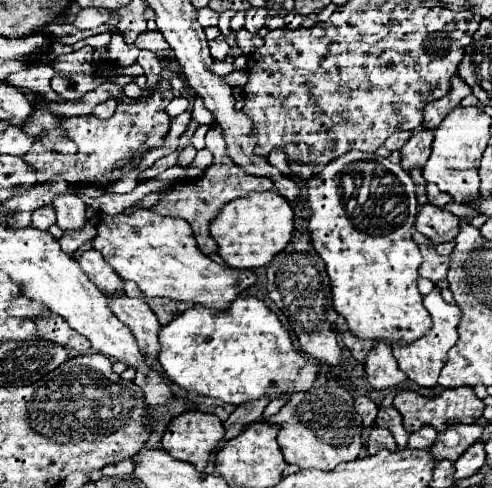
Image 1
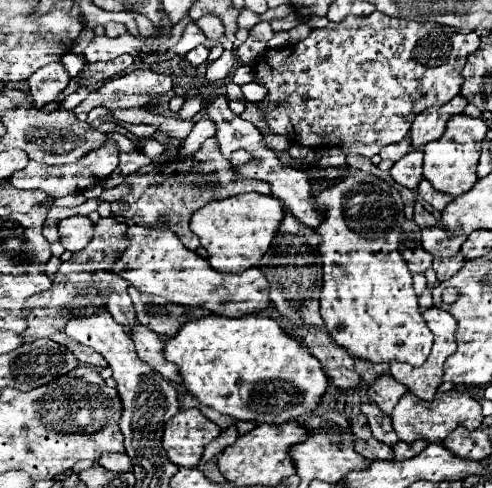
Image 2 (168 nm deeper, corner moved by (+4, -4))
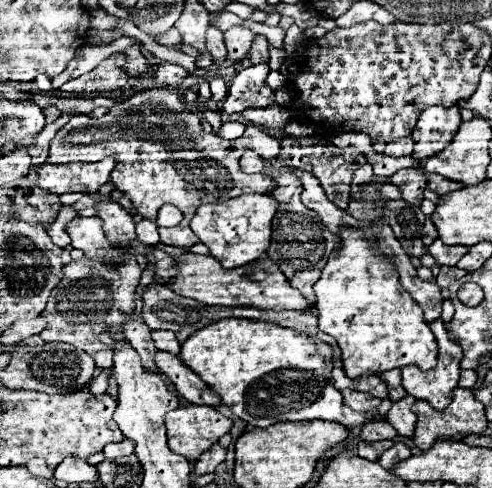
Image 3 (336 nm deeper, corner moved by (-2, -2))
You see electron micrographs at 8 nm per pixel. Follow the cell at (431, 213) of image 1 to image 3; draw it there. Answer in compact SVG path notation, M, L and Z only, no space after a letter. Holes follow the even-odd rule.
M435 239L431 245L429 245L429 253L435 257L437 265L457 265L457 261L467 253L469 249L463 247L463 245L443 245L439 239Z

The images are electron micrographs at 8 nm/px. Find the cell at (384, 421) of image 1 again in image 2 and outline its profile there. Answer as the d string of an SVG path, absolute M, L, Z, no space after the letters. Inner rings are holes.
M363 403L361 405L361 413L369 419L369 427L371 427L375 439L387 443L389 447L393 447L399 441L395 431L393 431L391 417L385 415L383 411L379 411L379 407L375 403Z

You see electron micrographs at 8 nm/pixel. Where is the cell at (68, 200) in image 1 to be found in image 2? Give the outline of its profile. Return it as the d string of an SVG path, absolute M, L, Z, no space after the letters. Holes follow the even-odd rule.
M73 215L73 217L67 217L59 223L59 243L75 253L75 251L81 251L87 247L87 243L91 241L93 237L93 223L89 217L83 217L83 215Z

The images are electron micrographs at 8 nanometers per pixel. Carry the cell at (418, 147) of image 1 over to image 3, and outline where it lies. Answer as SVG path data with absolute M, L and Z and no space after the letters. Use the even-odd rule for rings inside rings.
M401 169L389 177L389 183L401 189L401 195L411 205L421 205L423 189L427 185L427 175L417 169Z

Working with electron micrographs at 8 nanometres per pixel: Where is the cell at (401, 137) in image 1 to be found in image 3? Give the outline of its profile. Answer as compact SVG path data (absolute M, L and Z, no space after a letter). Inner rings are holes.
M403 137L403 139L395 139L395 141L389 141L385 145L385 155L391 155L391 157L401 157L401 155L409 155L413 149L413 143L409 137Z

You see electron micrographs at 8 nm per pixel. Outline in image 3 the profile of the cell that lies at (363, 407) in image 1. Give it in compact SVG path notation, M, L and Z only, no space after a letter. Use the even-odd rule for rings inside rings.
M385 419L381 421L371 421L371 423L365 423L359 437L363 441L383 441L383 439L395 439L397 431L393 429L393 425L389 425Z

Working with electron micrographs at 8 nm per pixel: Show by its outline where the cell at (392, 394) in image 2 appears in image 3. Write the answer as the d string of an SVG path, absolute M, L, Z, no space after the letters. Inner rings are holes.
M407 395L405 399L393 403L391 413L387 415L387 421L397 429L397 433L401 437L413 437L415 423L417 423L417 415L411 411L413 403L415 403L415 399L411 395Z

